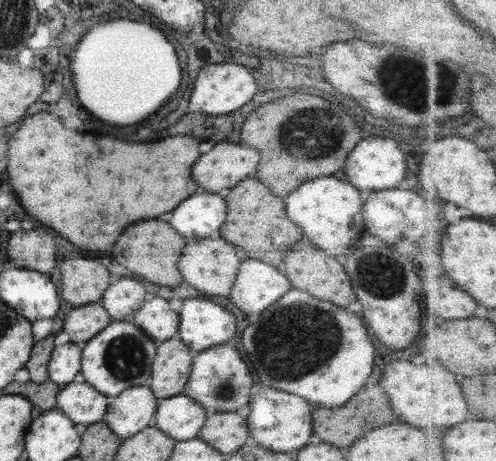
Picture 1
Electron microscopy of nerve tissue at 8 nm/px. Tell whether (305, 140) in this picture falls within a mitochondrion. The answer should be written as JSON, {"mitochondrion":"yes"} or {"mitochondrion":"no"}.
{"mitochondrion":"yes"}

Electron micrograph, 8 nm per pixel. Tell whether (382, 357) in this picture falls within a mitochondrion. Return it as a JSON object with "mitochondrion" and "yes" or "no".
{"mitochondrion":"no"}

